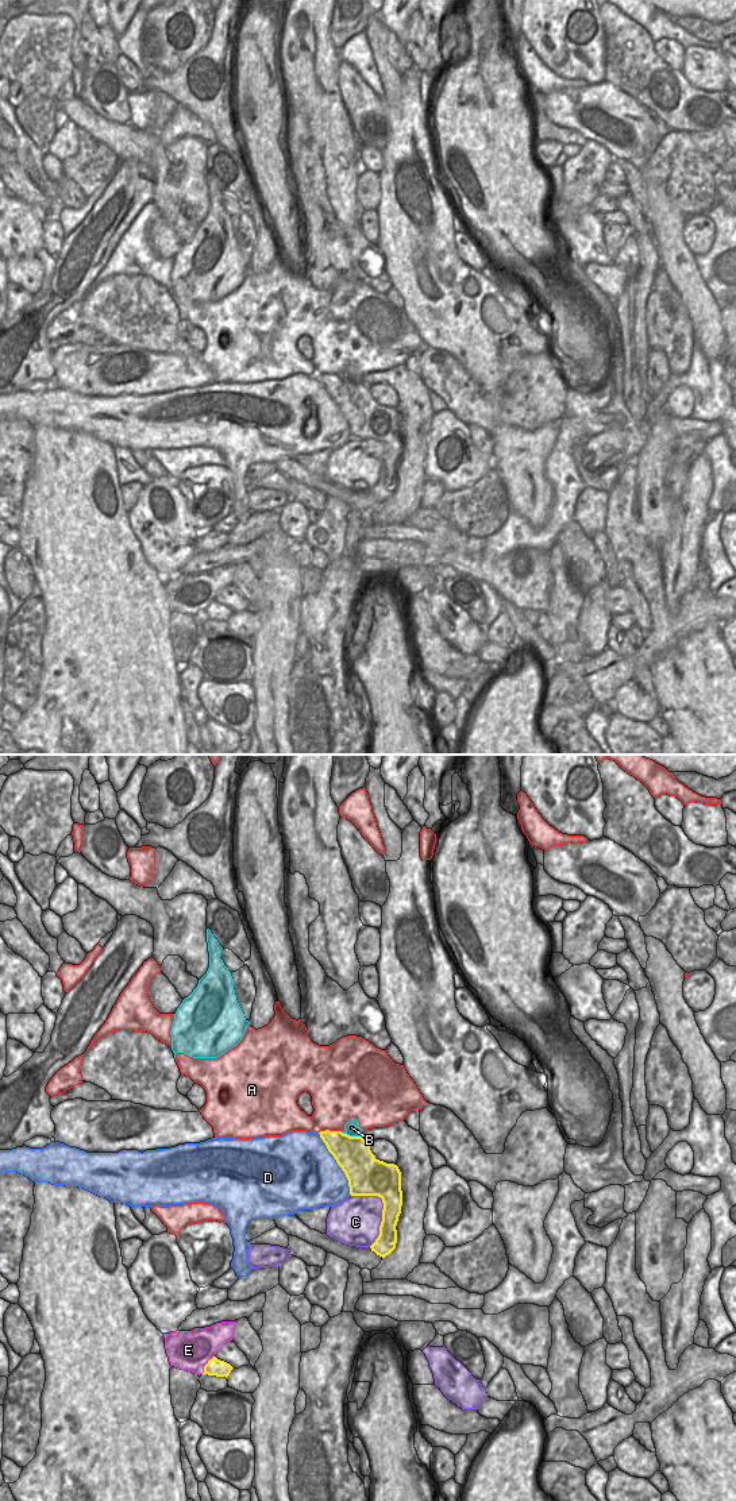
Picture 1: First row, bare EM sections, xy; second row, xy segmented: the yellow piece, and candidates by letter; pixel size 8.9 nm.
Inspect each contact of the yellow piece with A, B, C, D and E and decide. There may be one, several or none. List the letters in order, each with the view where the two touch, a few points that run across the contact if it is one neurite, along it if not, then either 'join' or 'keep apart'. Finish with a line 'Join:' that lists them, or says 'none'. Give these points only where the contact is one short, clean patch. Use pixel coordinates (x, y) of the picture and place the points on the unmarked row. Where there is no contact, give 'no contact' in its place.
A: xy | xy (342, 375), (322, 374), (319, 377) | keep apart
B: xy | xy (342, 377), (350, 381), (359, 381) | keep apart
C: xy | keep apart
D: xy | keep apart
E: xy | keep apart
Join: none

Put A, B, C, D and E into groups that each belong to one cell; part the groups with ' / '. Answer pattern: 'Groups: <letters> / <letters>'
Groups: A / B / C / D / E

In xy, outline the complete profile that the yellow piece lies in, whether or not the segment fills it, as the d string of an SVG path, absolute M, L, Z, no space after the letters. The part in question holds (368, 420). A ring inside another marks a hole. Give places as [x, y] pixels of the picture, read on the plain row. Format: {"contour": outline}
{"contour": "M320 375L320 382L344 416L351 440L378 440L382 443L379 479L370 490L385 502L397 487L397 466L401 458L401 416L397 409L375 402L370 386L362 381L350 381L342 375Z"}

